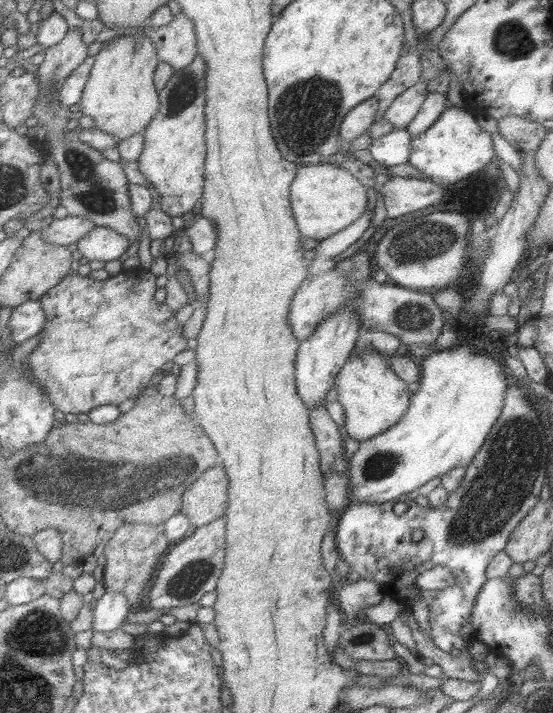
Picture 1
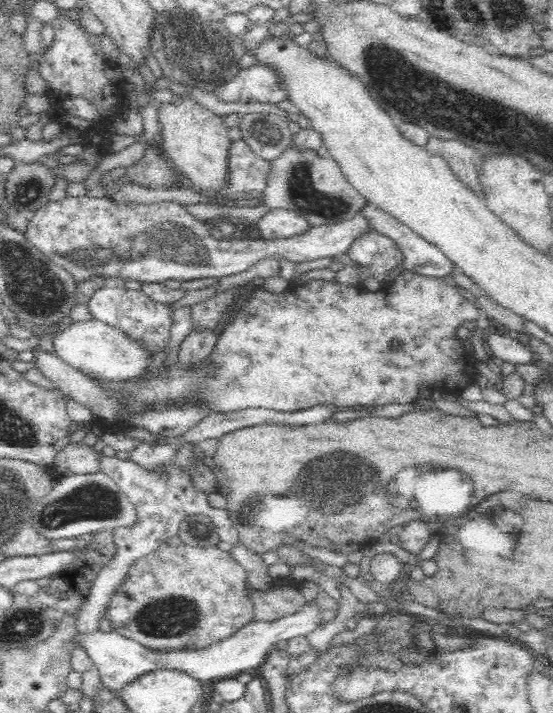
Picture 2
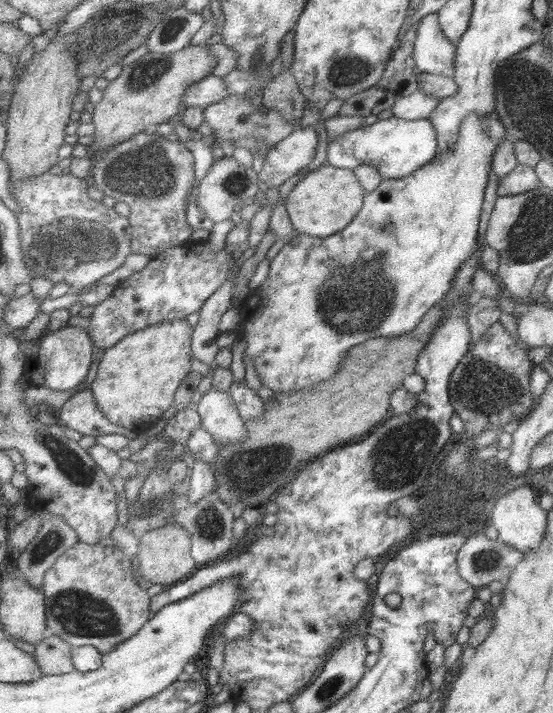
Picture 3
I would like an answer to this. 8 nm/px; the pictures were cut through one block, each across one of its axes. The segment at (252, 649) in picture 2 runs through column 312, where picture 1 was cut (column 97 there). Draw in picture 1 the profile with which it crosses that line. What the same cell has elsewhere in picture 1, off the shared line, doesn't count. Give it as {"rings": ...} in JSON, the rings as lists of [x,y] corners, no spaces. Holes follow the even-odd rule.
{"rings":[[[107,591],[95,609],[93,628],[96,632],[118,630],[124,626],[124,622],[134,611],[128,596],[120,592]]]}

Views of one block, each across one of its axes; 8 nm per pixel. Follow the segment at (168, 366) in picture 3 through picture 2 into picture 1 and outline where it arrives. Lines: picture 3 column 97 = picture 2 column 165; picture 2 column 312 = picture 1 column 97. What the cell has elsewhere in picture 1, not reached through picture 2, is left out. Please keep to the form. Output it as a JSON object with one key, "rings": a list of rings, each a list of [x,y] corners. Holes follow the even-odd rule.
{"rings":[[[139,266],[123,270],[105,281],[71,273],[50,293],[41,298],[48,315],[48,324],[37,348],[24,362],[35,378],[54,399],[56,408],[68,414],[90,413],[103,404],[122,404],[128,398],[142,396],[164,364],[175,361],[188,349],[185,326],[167,303],[156,300],[158,275]]]}

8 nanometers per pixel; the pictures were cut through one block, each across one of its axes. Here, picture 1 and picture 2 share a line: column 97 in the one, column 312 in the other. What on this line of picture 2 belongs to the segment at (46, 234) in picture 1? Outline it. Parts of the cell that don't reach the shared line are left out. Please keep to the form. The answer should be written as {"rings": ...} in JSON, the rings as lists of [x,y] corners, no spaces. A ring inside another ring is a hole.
{"rings":[[[274,209],[262,217],[258,222],[263,240],[282,240],[294,238],[308,233],[313,225],[292,210]]]}

